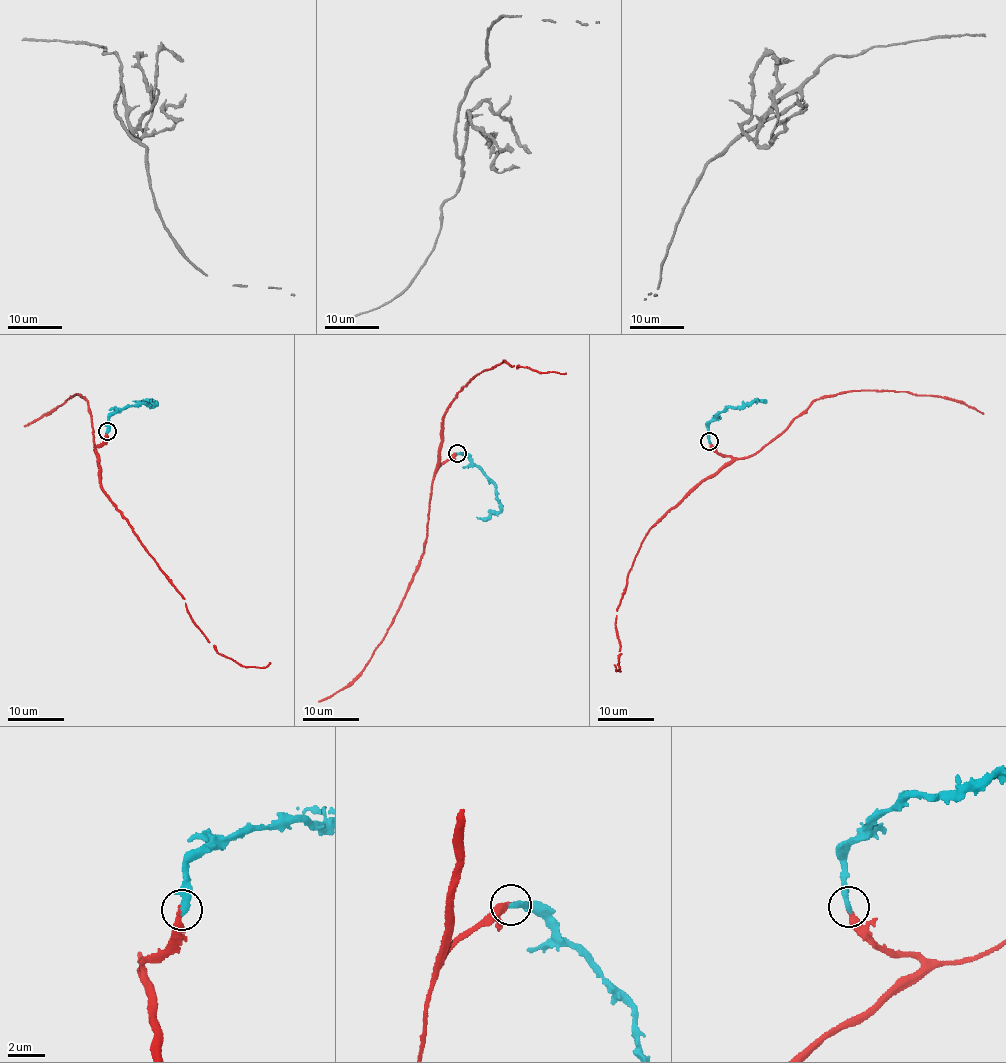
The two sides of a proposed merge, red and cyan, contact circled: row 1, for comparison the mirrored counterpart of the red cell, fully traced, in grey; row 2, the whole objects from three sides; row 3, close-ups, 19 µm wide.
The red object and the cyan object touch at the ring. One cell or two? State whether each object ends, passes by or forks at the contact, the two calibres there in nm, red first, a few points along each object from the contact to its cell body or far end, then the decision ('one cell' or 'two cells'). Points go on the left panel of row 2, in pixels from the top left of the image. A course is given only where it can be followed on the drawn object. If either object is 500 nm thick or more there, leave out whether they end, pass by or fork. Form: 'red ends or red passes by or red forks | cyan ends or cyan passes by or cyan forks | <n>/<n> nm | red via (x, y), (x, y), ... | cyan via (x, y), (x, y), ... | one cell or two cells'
red ends | cyan ends | 320/400 nm | red via (107, 431), (97, 446), (100, 486), (184, 599), (189, 617), (219, 653), (243, 666), (262, 667), (271, 663) | cyan via (107, 431), (109, 417), (115, 412), (129, 406), (155, 403), (132, 400) | one cell

